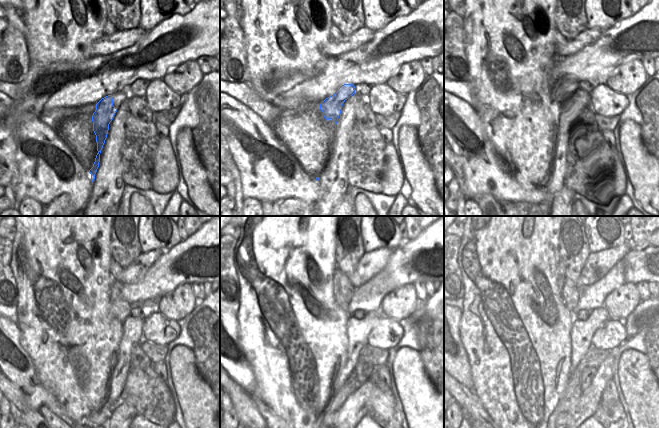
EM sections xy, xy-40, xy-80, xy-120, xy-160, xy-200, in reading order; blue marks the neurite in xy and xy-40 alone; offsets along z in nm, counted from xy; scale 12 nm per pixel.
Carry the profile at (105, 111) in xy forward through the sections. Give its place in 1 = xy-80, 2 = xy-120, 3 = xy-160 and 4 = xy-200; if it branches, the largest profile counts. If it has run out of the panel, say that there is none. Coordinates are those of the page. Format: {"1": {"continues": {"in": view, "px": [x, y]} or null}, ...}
{"1": {"continues": {"in": "xy-80", "px": [566, 89]}}, "2": {"continues": {"in": "xy-120", "px": [121, 309]}}, "3": {"continues": {"in": "xy-160", "px": [336, 276]}}, "4": {"continues": {"in": "xy-200", "px": [560, 268]}}}

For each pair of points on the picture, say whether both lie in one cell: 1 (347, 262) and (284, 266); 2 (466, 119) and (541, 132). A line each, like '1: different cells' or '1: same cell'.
1: different cells
2: different cells

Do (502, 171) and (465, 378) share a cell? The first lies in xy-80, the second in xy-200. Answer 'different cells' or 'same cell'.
same cell

